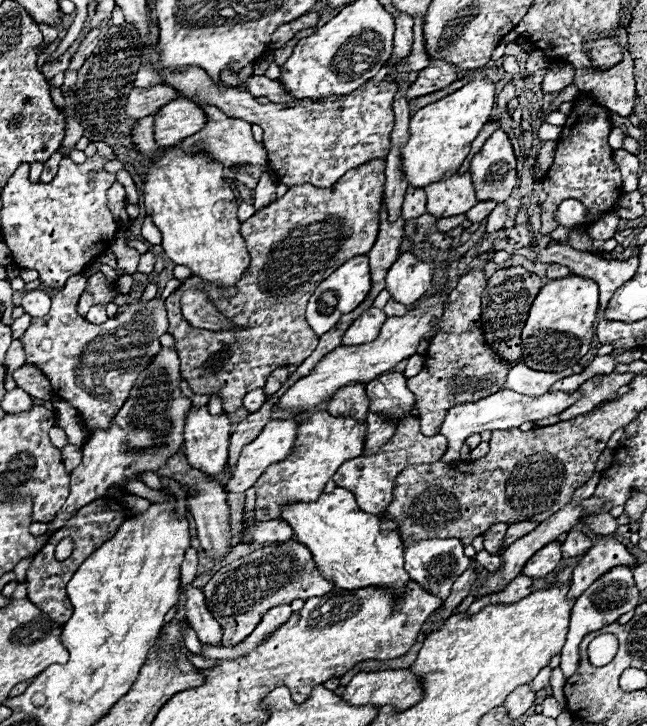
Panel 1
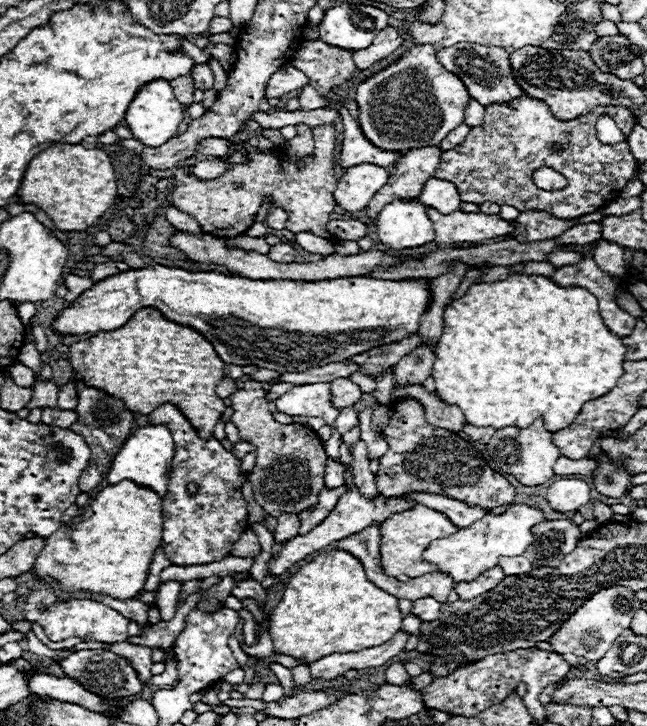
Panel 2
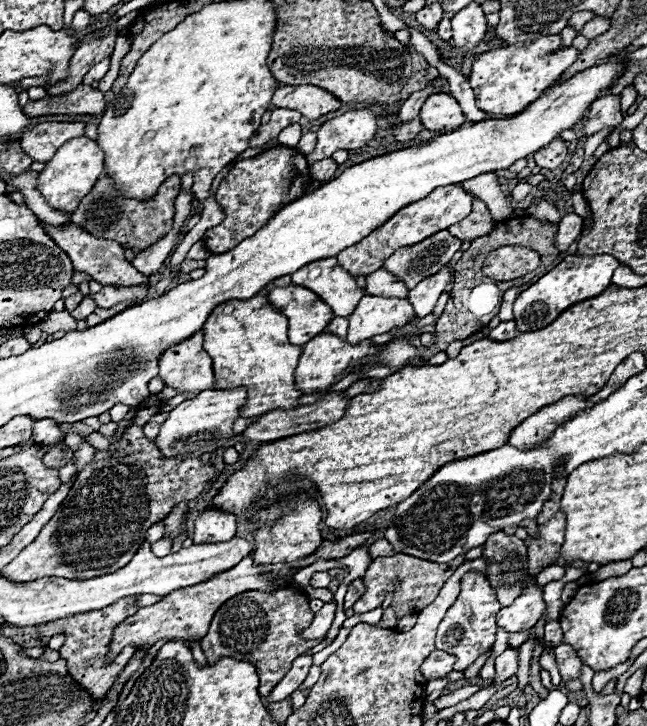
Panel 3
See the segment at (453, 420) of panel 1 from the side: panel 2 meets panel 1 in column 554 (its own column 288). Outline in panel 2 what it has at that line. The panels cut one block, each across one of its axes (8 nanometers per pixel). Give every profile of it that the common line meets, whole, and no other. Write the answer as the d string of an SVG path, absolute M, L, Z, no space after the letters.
M328 382L294 386L290 392L276 400L276 408L288 416L316 416L324 418L328 426L334 426L340 408L332 406L332 394Z

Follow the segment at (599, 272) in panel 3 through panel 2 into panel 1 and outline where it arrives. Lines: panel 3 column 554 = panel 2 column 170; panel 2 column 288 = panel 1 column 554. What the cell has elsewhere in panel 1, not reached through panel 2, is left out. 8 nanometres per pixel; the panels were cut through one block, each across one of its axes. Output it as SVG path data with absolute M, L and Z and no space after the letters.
M568 276L550 280L538 292L526 326L522 330L522 362L532 370L564 372L580 362L594 340L594 322L598 312L598 286L594 280Z

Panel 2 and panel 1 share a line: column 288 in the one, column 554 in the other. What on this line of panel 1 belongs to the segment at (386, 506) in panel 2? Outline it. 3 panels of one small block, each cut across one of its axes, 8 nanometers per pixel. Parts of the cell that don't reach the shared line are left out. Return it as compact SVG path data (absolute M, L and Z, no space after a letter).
M558 540L546 544L542 550L538 550L524 566L522 574L530 576L530 578L542 578L548 572L552 572L556 568L556 564L562 560L562 550Z

